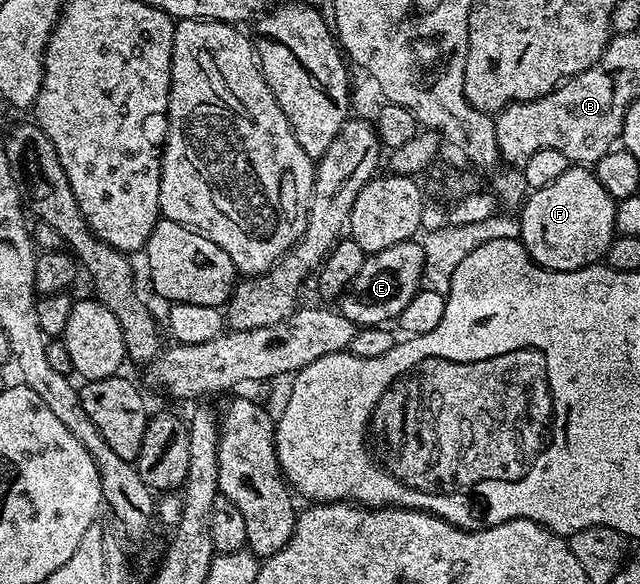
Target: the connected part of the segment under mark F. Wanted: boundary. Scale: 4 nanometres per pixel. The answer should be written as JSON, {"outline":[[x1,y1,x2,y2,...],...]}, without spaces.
{"outline":[[569,166,562,178,535,189,519,212,520,243,533,262,555,272,569,272,597,263,616,236,616,201,606,194,595,171,588,166]]}

